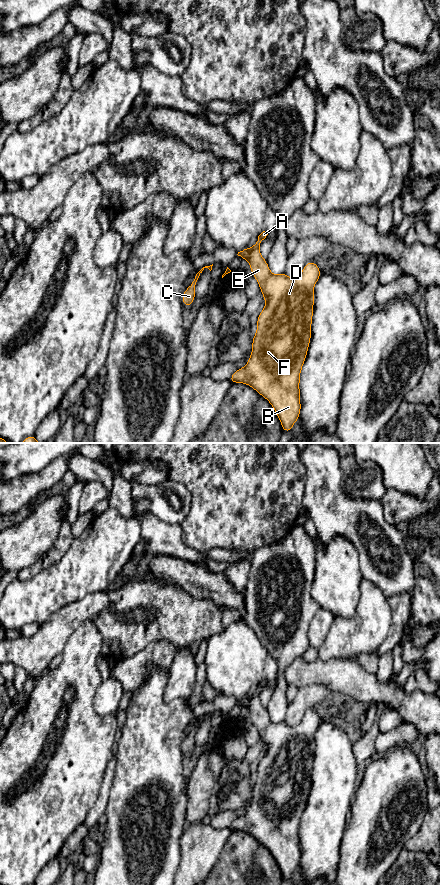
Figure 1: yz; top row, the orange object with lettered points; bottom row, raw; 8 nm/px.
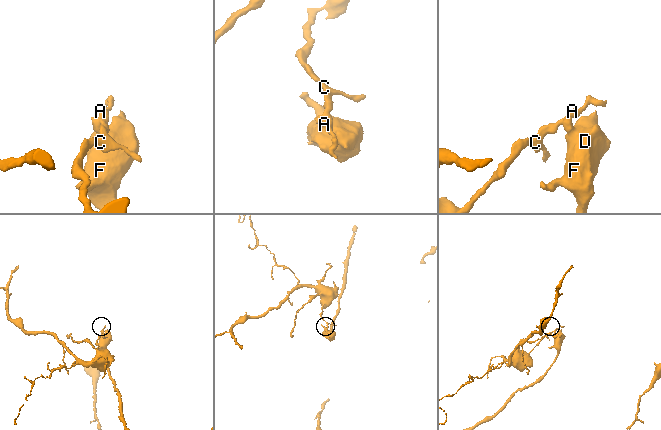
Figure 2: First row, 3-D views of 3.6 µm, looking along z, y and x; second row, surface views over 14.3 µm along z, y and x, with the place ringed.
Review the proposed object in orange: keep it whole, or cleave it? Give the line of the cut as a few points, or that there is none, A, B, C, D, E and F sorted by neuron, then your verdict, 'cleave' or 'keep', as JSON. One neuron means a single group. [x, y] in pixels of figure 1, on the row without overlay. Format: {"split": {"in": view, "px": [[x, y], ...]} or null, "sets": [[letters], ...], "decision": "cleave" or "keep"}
{"split": {"in": "yz", "px": [[258, 696], [254, 696], [246, 707]]}, "sets": [["A", "C"], ["B", "D", "E", "F"]], "decision": "cleave"}

